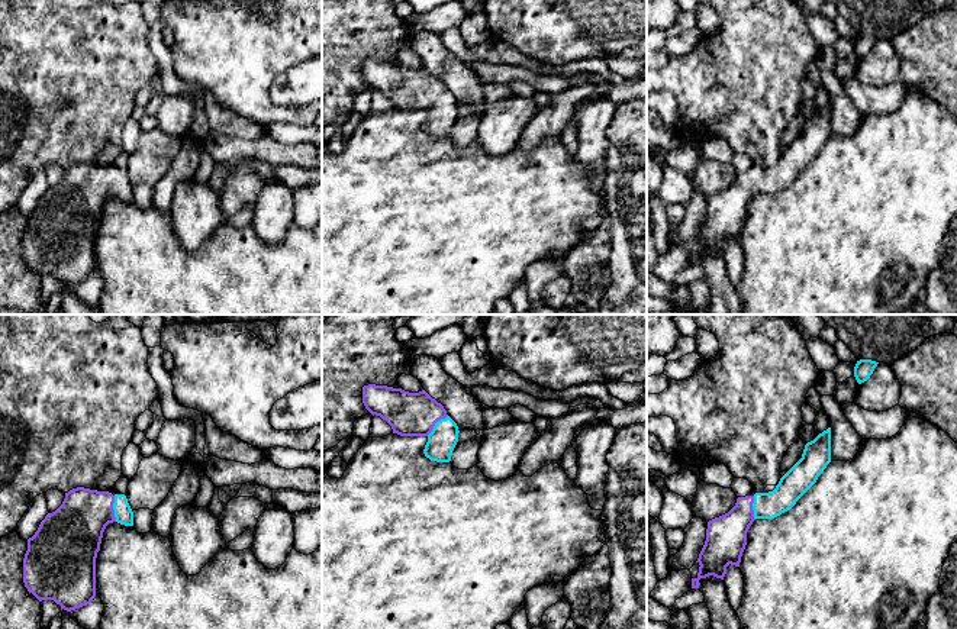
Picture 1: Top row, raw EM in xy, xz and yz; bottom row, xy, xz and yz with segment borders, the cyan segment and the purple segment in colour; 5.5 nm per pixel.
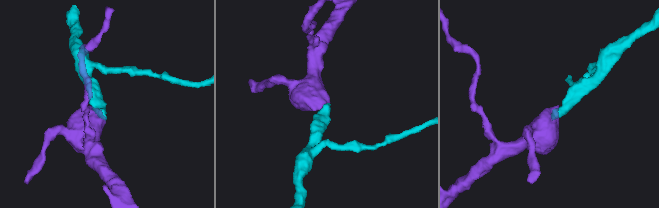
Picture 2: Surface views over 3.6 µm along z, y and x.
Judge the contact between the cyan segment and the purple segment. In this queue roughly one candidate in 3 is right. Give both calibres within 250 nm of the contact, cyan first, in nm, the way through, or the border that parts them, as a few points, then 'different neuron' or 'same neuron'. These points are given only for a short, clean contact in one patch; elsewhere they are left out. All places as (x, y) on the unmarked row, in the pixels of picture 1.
calibres 100 and 320 nm; way xy (123, 189), (113, 184), (96, 184), (74, 206); same neuron

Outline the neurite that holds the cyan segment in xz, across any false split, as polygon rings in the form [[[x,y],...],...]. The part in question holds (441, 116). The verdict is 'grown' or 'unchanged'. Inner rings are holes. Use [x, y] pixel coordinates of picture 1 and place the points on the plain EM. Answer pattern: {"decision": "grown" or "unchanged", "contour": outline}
{"decision": "grown", "contour": [[[368,59],[362,62],[362,78],[373,91],[376,90],[386,96],[392,101],[393,109],[400,112],[426,112],[428,117],[423,129],[431,136],[451,136],[452,126],[458,117],[458,101],[447,90],[444,81],[432,74],[425,65],[409,68],[402,64]]]}

